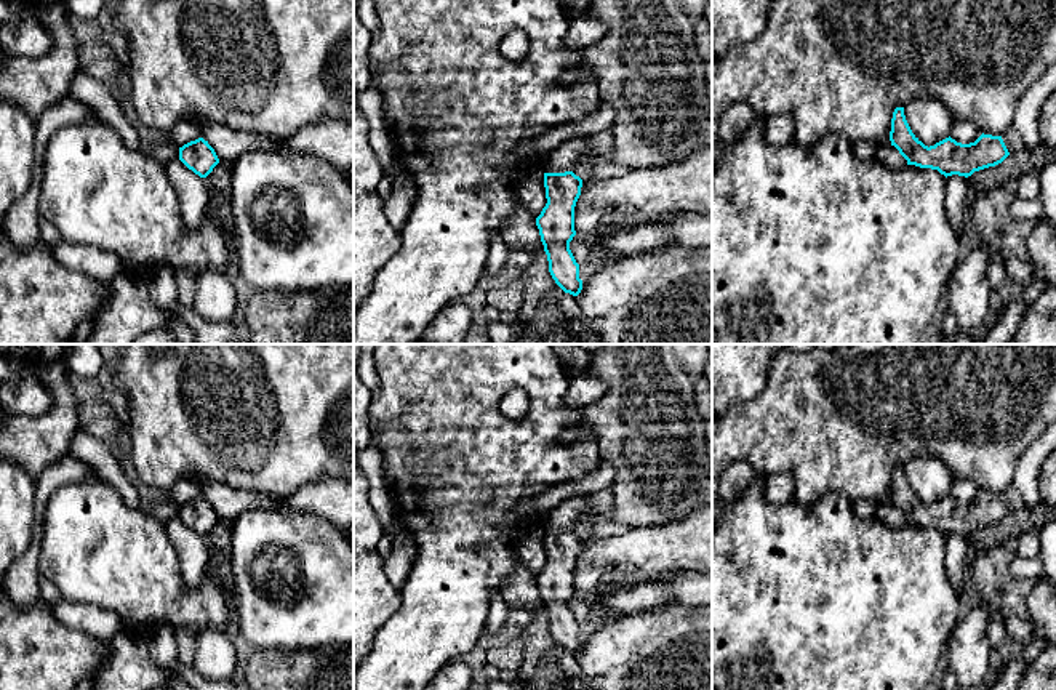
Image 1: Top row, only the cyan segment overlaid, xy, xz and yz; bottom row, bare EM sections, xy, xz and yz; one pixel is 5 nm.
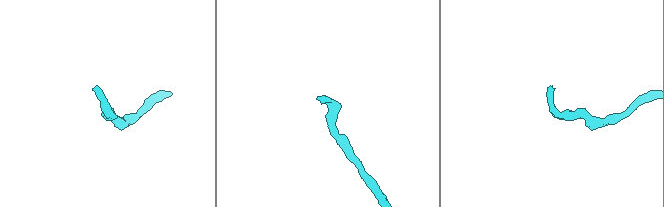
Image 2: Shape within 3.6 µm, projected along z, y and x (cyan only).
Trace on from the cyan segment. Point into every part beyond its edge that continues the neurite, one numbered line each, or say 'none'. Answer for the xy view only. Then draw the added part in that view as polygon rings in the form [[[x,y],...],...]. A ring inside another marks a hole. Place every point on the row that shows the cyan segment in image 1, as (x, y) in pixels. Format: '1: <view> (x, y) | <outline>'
none

